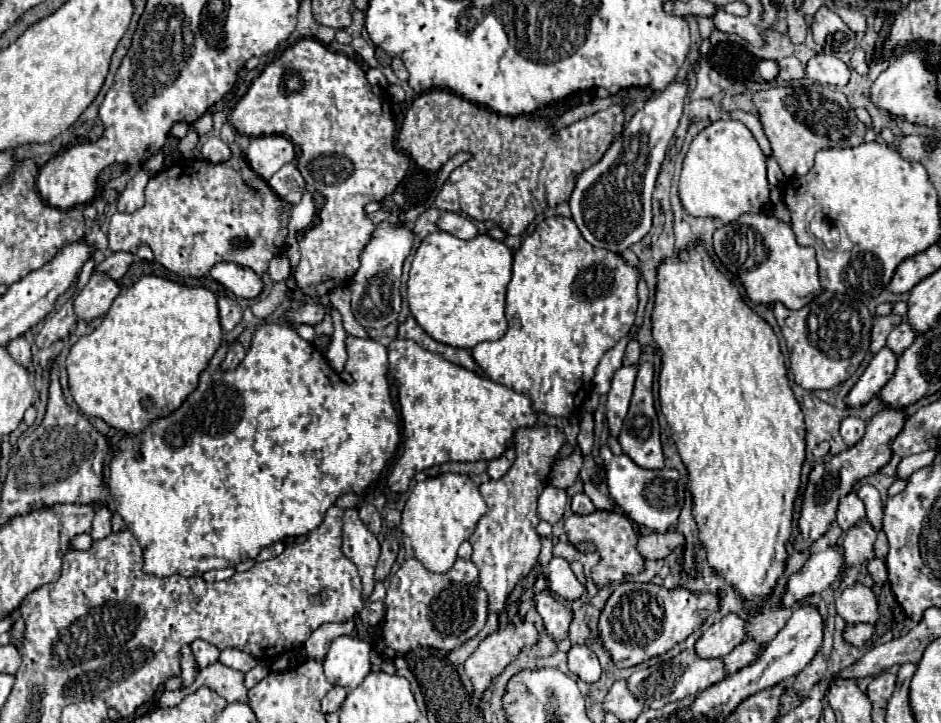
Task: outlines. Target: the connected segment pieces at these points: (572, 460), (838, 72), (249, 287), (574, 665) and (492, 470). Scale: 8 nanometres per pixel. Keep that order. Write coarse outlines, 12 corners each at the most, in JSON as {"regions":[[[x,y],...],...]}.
{"regions":[[[576,448],[552,466],[550,486],[560,490],[576,482],[582,454]],[[816,54],[806,76],[822,86],[846,86],[850,68],[836,56]],[[220,262],[210,276],[238,298],[256,298],[262,280],[252,268]],[[584,644],[568,650],[568,668],[588,684],[602,674],[598,656]],[[514,448],[488,462],[488,476],[494,480],[510,470],[516,458]]]}

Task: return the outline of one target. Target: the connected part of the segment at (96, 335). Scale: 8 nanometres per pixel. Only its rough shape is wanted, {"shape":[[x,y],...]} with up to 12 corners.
{"shape":[[142,276],[72,346],[86,416],[138,434],[220,348],[216,296]]}

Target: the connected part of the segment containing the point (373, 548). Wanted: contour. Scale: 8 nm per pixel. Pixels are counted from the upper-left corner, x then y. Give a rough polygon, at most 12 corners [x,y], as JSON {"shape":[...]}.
{"shape":[[344,510],[342,552],[358,566],[364,600],[374,588],[376,536]]}

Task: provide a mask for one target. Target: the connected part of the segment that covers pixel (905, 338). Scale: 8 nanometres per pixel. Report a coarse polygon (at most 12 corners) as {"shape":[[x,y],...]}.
{"shape":[[906,320],[890,332],[886,346],[900,356],[916,338]]}

